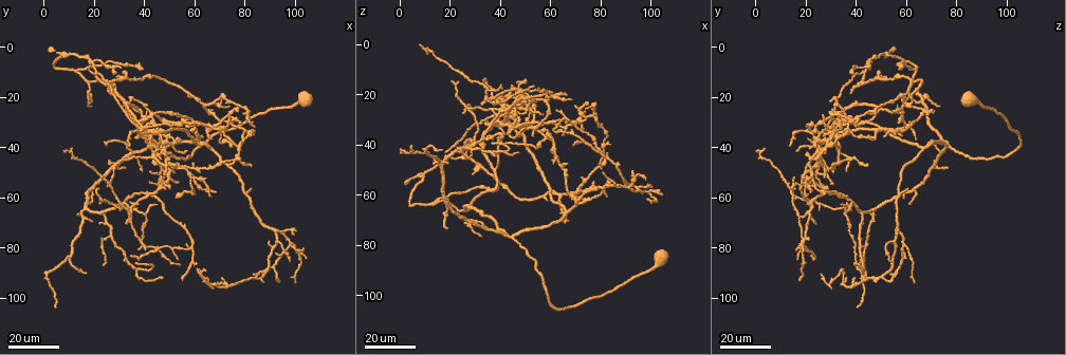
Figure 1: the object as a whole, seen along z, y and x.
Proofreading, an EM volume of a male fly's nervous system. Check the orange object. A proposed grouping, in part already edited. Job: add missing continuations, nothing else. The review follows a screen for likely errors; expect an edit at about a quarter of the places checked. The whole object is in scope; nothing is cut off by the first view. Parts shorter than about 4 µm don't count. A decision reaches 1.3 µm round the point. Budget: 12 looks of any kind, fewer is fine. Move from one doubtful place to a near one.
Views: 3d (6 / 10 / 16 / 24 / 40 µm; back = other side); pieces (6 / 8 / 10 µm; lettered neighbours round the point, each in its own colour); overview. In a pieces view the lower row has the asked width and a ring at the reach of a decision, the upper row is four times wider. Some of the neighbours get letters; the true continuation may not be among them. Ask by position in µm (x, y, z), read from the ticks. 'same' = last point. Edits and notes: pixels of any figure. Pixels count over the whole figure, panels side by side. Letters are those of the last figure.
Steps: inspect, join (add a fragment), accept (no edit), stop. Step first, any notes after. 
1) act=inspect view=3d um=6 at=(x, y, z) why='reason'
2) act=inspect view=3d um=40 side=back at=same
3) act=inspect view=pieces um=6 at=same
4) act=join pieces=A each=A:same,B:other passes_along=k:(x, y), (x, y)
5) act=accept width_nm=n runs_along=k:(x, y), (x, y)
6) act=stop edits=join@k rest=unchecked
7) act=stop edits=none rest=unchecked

act=inspect view=3d um=24 at=(47, 92, 43) why='tapers out'

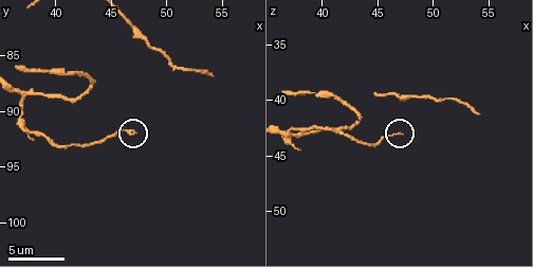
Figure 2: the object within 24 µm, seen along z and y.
act=inspect view=3d um=10 at=(46.8, 91.8, 43.0)

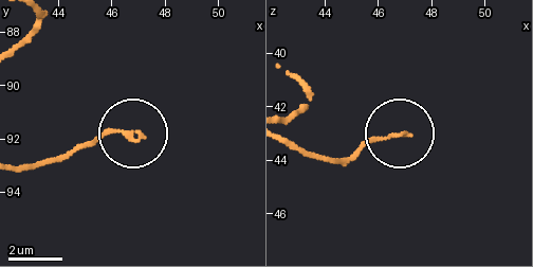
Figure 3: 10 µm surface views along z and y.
act=inspect view=pieces um=6 at=(47.0, 91.9, 43.1)

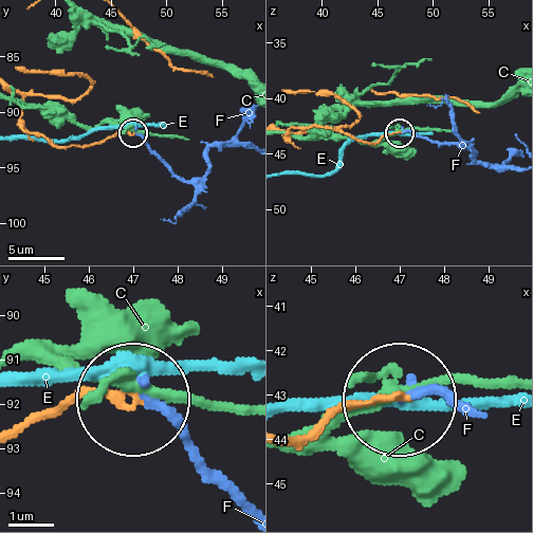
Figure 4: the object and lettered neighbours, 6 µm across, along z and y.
act=accept each=C:other,E:other,F:other runs_along=4:(285, 435), (364, 401), (394, 401) found='no lettered fragment goes on from it'

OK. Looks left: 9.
act=inspect view=3d um=24 at=(57, 41, 28) why='tapers out'

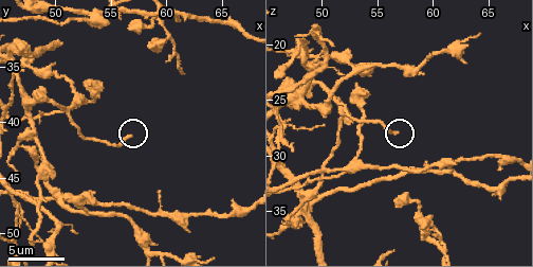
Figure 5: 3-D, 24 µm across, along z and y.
act=inspect view=pieces um=6 at=(56.6, 41.2, 28.2)

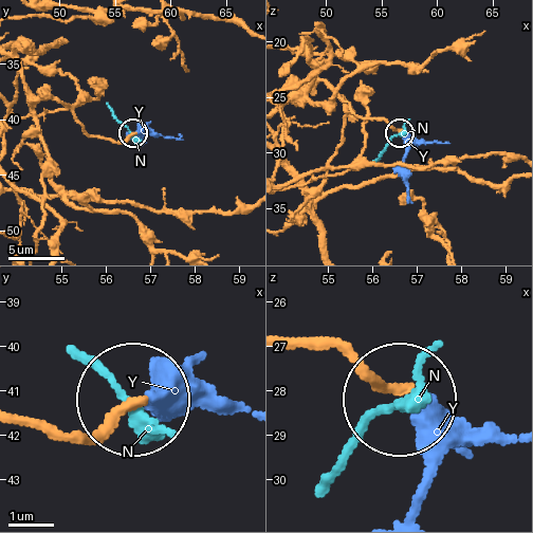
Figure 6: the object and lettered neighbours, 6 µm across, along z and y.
act=join pieces=Y width_nm=190 each=N:other,Y:same found='the neuron continues'

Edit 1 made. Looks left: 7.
act=inspect view=3d um=16 at=(19, 9, 43) why='tapers out'

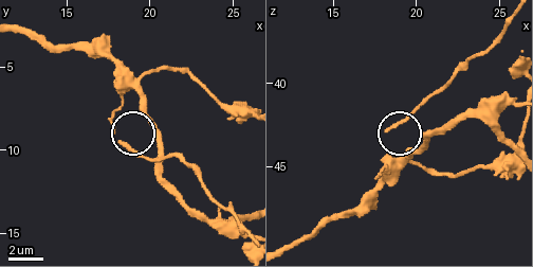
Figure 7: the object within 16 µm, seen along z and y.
act=inspect view=3d um=10 at=(18.3, 9.5, 42.8)

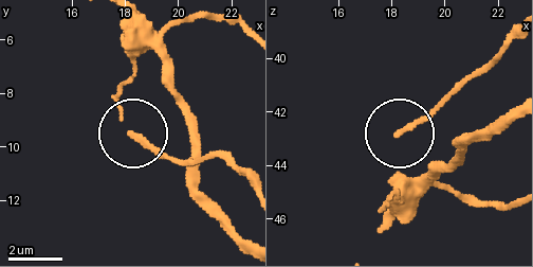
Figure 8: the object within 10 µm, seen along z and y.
act=inspect view=pieces um=10 at=(18.2, 9.6, 42.7)

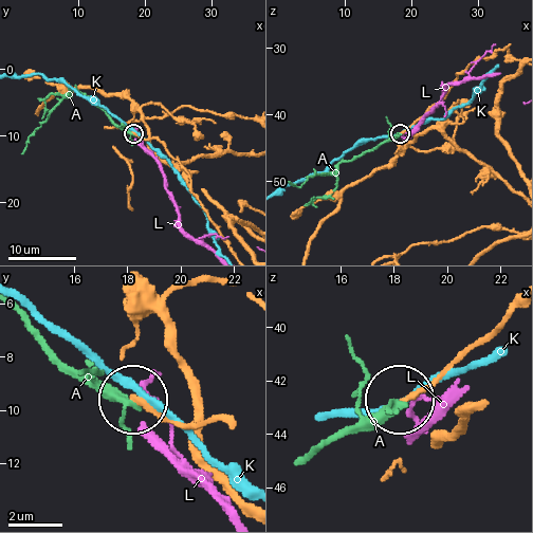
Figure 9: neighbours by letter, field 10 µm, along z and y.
act=accept each=A:other,K:other,L:other runs_along=9:(208, 214), (193, 191), (189, 175), (166, 147), (134, 132) found='none of them fits'

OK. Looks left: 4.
act=inspect view=3d um=16 at=(18, 24, 73) why='end of a long branch'

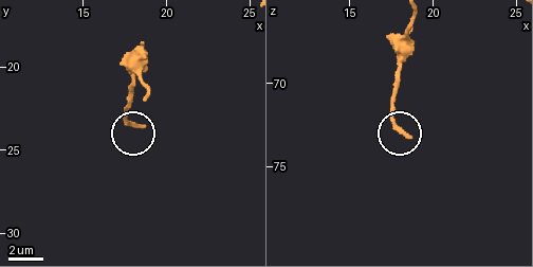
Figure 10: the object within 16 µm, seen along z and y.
act=inspect view=pieces um=10 at=(18.5, 23.6, 73.1)

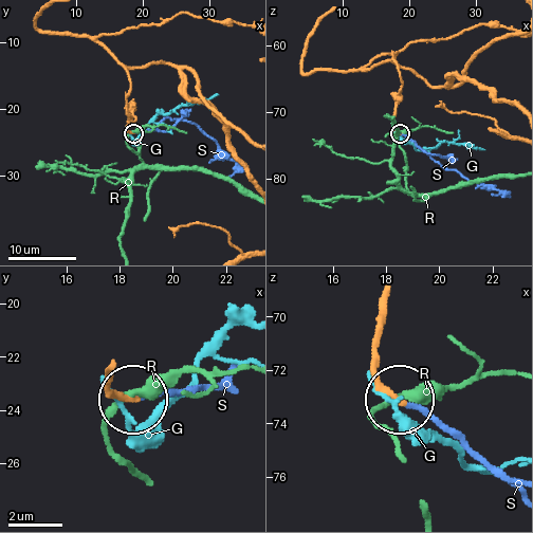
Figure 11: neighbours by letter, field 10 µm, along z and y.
act=join pieces=S each=G:other,R:other,S:same passes_along=11:(128, 123), (142, 132), (167, 117), (193, 122), (233, 161) found='it goes on there'

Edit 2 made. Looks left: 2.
act=stop edits=join@6,join@11 rest=unchecked

